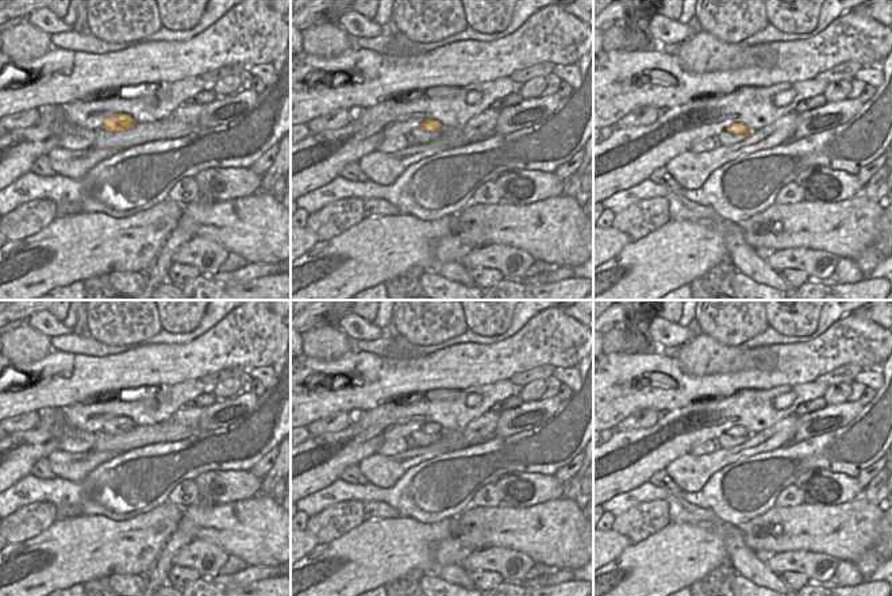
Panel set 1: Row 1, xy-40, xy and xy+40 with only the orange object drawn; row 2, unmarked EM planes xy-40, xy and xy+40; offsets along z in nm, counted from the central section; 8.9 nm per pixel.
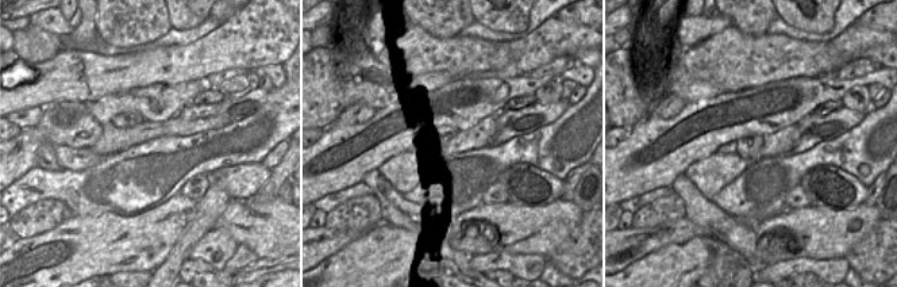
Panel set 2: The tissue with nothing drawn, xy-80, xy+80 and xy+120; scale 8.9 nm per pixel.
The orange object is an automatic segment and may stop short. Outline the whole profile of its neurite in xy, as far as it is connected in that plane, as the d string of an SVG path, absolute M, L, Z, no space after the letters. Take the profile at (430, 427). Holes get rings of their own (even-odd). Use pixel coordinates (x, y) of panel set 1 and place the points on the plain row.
M434 422L424 423L418 431L411 432L407 438L411 447L427 447L441 438L443 428Z

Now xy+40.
M733 426L724 434L722 434L715 442L719 447L728 449L745 443L749 435L750 434L742 426Z

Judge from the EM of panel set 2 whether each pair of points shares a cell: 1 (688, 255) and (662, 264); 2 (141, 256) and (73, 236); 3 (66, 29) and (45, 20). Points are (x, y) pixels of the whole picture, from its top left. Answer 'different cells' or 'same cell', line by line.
1: same cell
2: same cell
3: same cell

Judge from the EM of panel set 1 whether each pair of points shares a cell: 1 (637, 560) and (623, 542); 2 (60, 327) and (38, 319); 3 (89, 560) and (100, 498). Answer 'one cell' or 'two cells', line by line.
1: two cells
2: one cell
3: two cells

